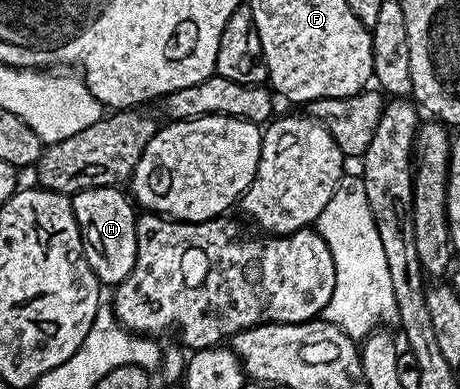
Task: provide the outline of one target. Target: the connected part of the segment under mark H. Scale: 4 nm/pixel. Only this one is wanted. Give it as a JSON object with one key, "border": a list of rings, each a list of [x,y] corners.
{"border":[[[116,186],[91,188],[72,196],[72,213],[80,227],[80,237],[84,243],[84,256],[96,277],[100,279],[101,285],[104,286],[121,284],[130,274],[130,270],[134,270],[136,261],[138,212],[129,193],[127,191],[119,192],[118,189],[119,187]]]}

